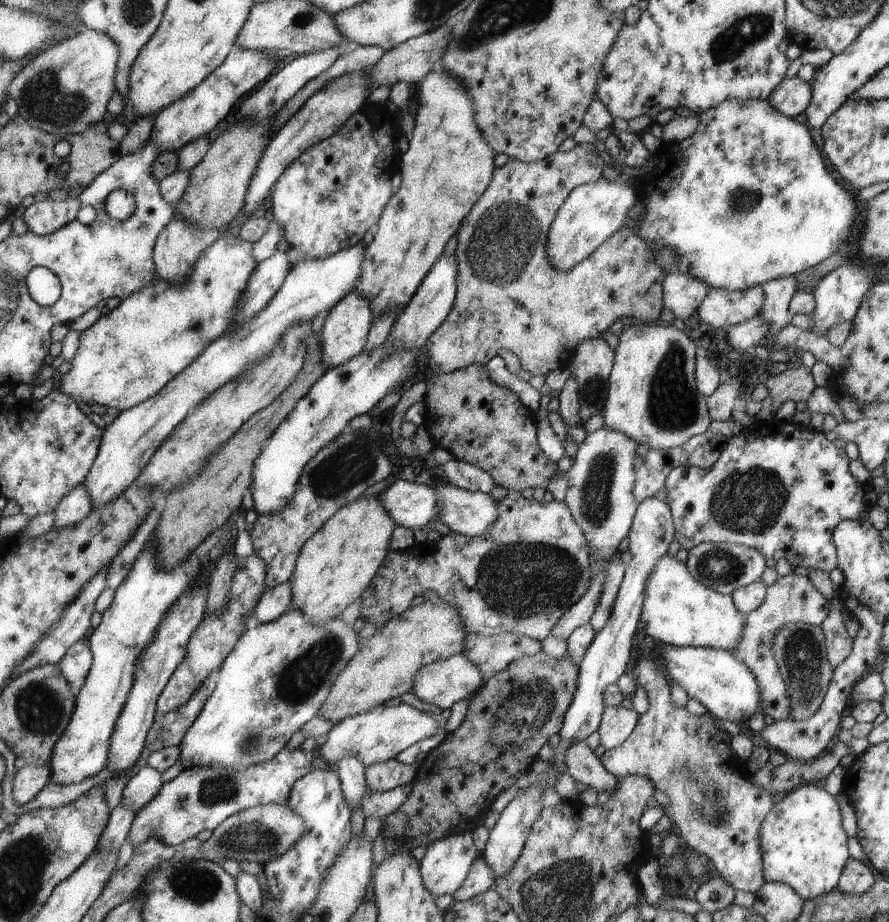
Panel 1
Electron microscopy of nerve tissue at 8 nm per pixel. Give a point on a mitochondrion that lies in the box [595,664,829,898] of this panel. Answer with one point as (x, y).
(709, 802)

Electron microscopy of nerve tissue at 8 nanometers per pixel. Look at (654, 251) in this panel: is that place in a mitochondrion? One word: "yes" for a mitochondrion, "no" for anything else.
no

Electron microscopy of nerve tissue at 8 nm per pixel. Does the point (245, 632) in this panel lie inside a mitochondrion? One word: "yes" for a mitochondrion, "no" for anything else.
no

